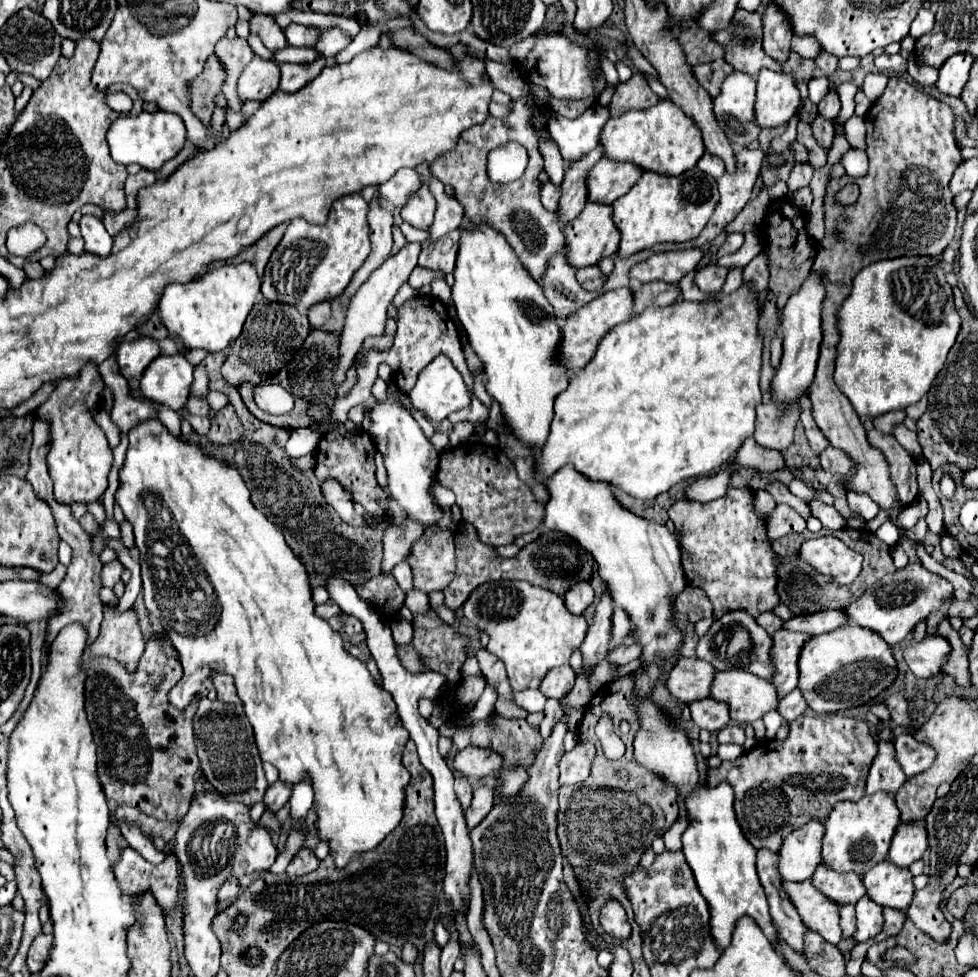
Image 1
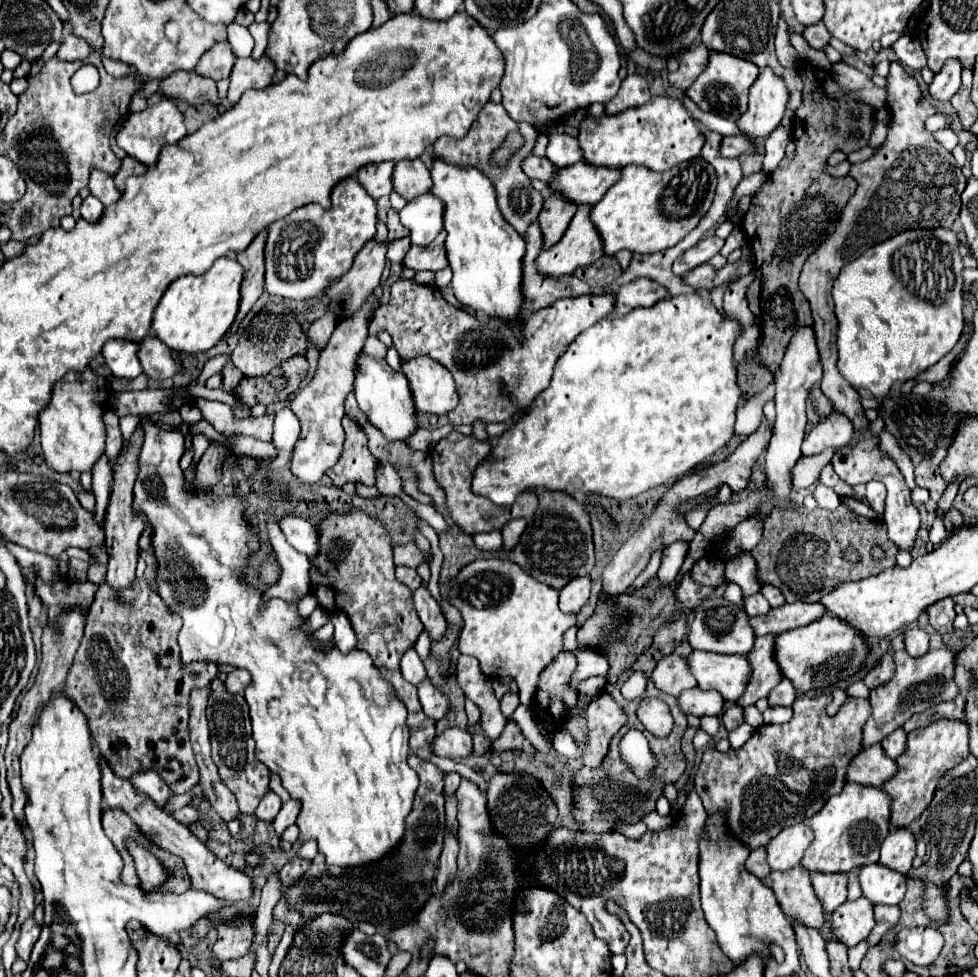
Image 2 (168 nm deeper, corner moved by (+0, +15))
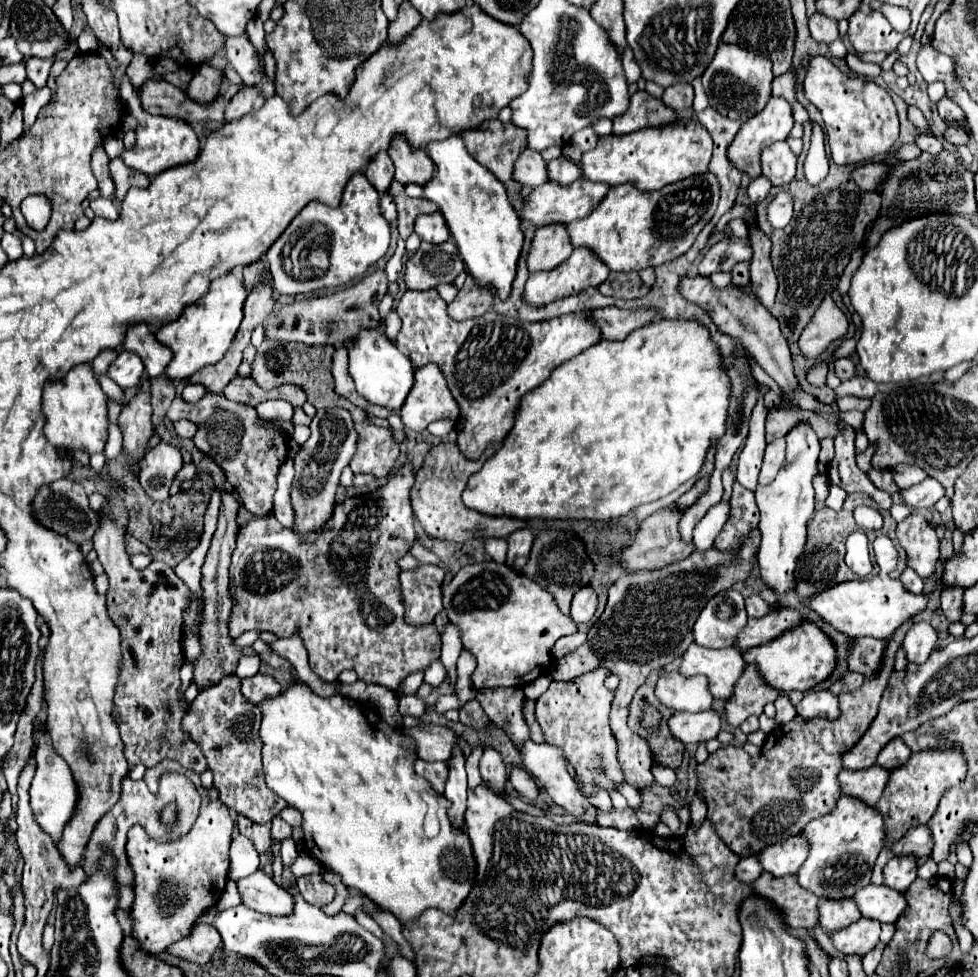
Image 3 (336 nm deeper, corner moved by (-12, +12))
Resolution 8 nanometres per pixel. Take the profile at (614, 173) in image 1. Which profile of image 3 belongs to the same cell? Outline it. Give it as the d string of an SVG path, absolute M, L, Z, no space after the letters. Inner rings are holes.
M581 178L573 182L569 188L559 188L559 184L545 182L539 188L531 190L531 194L521 202L519 218L537 228L549 226L549 224L569 224L573 220L589 216L589 212L597 208L597 204L601 202L601 196L605 196L607 190L609 188L605 188L605 184L589 184L589 180L581 180Z

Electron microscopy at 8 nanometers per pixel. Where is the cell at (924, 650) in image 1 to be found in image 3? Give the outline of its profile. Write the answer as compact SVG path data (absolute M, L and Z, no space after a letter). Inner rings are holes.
M915 622L903 640L903 650L907 654L907 660L923 664L935 650L935 642L937 642L937 632L933 630L933 626L929 622Z

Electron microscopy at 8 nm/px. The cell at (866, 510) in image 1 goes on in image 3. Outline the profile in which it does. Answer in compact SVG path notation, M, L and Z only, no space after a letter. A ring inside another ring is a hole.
M927 478L913 488L901 490L901 496L903 496L903 502L911 508L931 508L935 506L937 500L945 496L945 488L935 478Z

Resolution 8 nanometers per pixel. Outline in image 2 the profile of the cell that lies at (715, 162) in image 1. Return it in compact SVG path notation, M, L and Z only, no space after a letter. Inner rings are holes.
M723 137L721 145L719 145L719 153L721 157L739 157L745 151L751 151L751 143L743 137Z

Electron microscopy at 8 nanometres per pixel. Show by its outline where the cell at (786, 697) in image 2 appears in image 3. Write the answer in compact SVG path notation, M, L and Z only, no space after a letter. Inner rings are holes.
M781 696L775 700L775 706L777 706L777 716L775 716L775 722L777 724L787 724L791 718L797 716L795 712L795 706L791 704L791 700L787 696Z

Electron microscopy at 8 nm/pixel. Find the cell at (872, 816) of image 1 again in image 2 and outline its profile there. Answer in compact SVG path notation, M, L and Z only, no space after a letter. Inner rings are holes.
M845 783L845 789L823 805L817 817L809 819L809 825L815 833L813 843L805 851L801 865L807 871L823 871L823 873L849 873L853 867L861 867L867 863L879 861L879 847L889 833L889 817L891 817L891 795L887 795L881 787L875 785L859 785Z

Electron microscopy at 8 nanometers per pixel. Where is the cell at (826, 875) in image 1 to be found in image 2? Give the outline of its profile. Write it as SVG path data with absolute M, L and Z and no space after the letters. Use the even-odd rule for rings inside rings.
M813 871L811 883L827 913L833 913L841 903L845 903L845 897L847 897L847 875L845 873Z

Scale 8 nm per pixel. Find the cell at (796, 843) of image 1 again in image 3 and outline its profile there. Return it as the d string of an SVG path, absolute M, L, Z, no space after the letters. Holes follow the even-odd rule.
M791 836L777 844L765 846L757 854L757 858L767 872L781 878L787 874L795 874L797 868L801 868L801 864L805 862L807 854L809 846L805 844L805 840L801 840L801 836Z

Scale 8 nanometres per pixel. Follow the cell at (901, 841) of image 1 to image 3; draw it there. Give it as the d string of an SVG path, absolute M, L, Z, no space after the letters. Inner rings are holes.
M909 856L891 858L883 868L883 884L897 892L905 892L909 884L917 878L917 860L909 860Z

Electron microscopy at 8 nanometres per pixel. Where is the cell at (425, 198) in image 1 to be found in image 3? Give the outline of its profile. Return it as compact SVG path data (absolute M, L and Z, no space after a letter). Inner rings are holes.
M395 136L391 140L387 154L391 156L391 160L395 164L395 178L401 184L417 182L423 186L435 172L435 164L427 156L427 152L413 150L403 136Z

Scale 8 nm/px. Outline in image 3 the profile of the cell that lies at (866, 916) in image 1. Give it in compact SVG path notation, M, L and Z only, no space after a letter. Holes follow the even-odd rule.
M859 918L849 928L843 928L841 932L831 934L831 942L835 950L839 950L845 956L847 954L863 956L875 948L879 940L879 932L881 932L881 924L877 924L877 920Z

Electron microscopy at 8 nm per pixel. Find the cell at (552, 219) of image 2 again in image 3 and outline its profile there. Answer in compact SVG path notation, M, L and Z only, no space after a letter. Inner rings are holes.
M561 224L539 228L531 242L527 268L529 272L553 270L561 262L565 262L571 256L571 252L573 248L569 248L569 240L565 240L565 228L561 228Z

